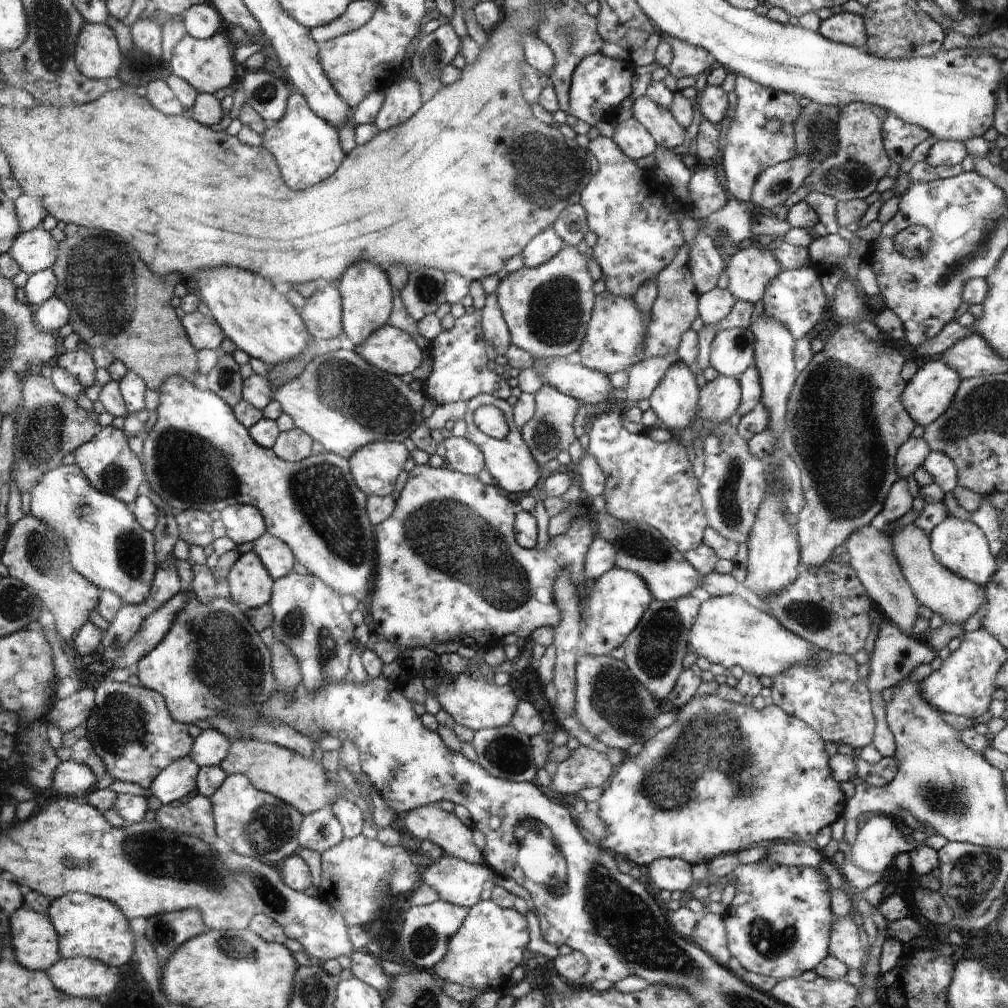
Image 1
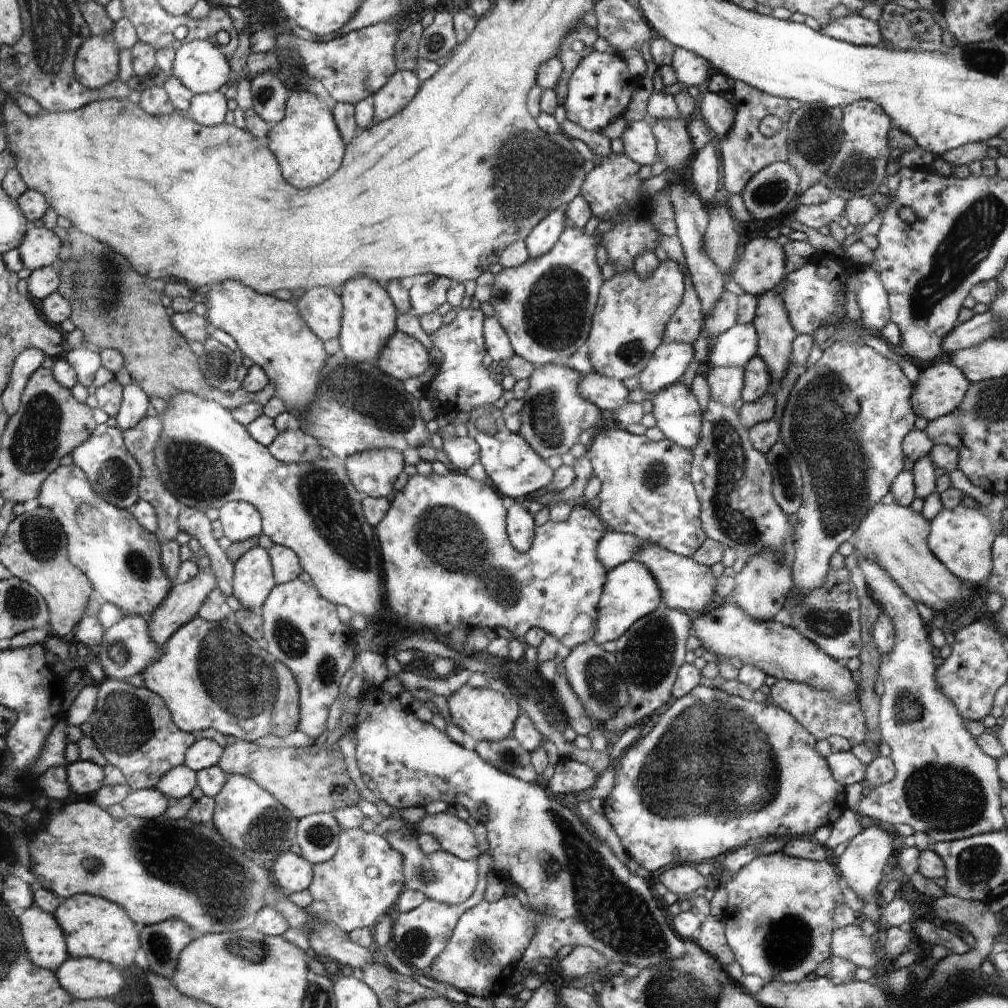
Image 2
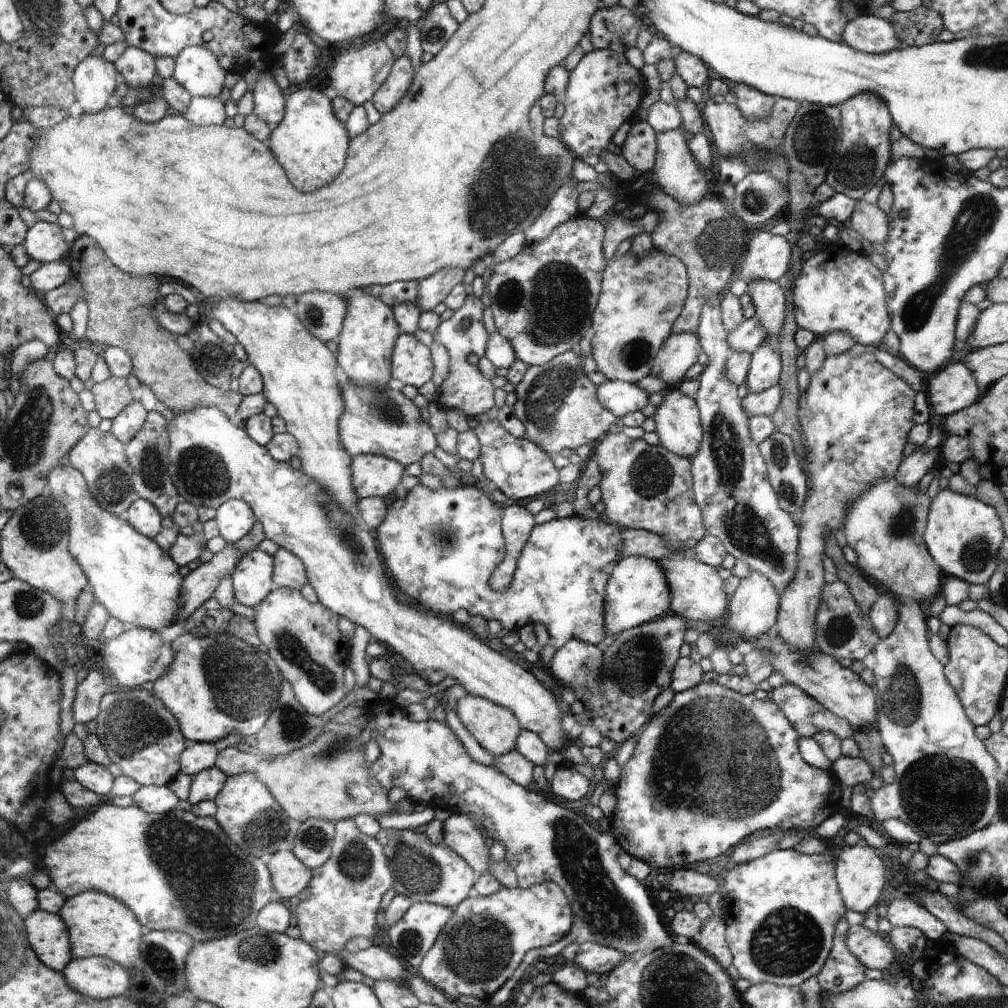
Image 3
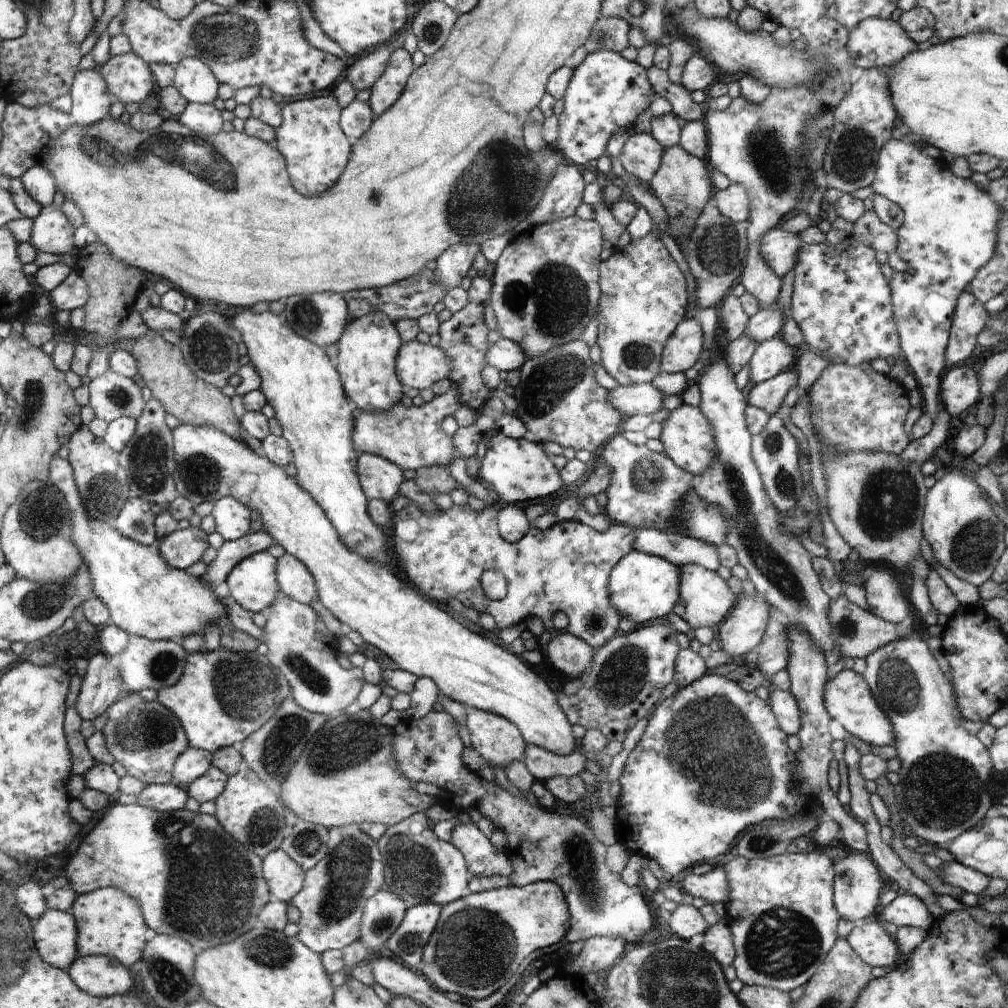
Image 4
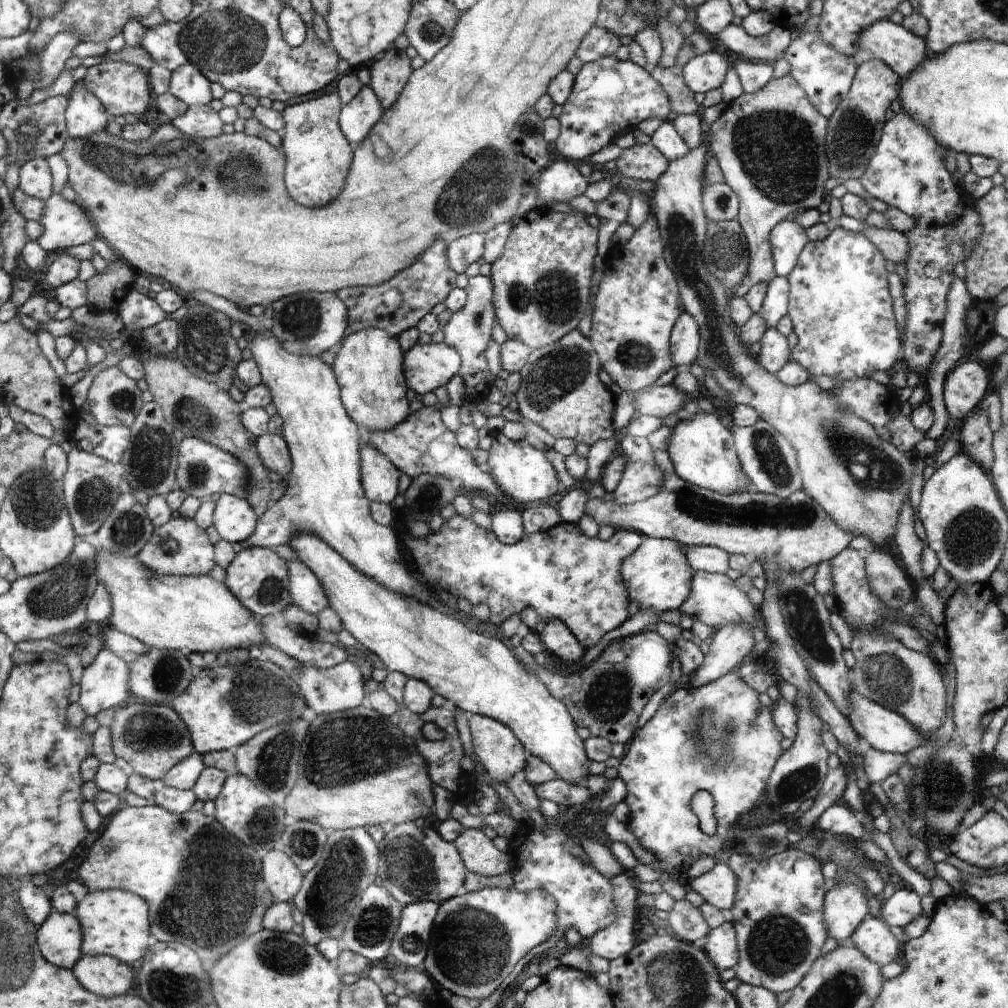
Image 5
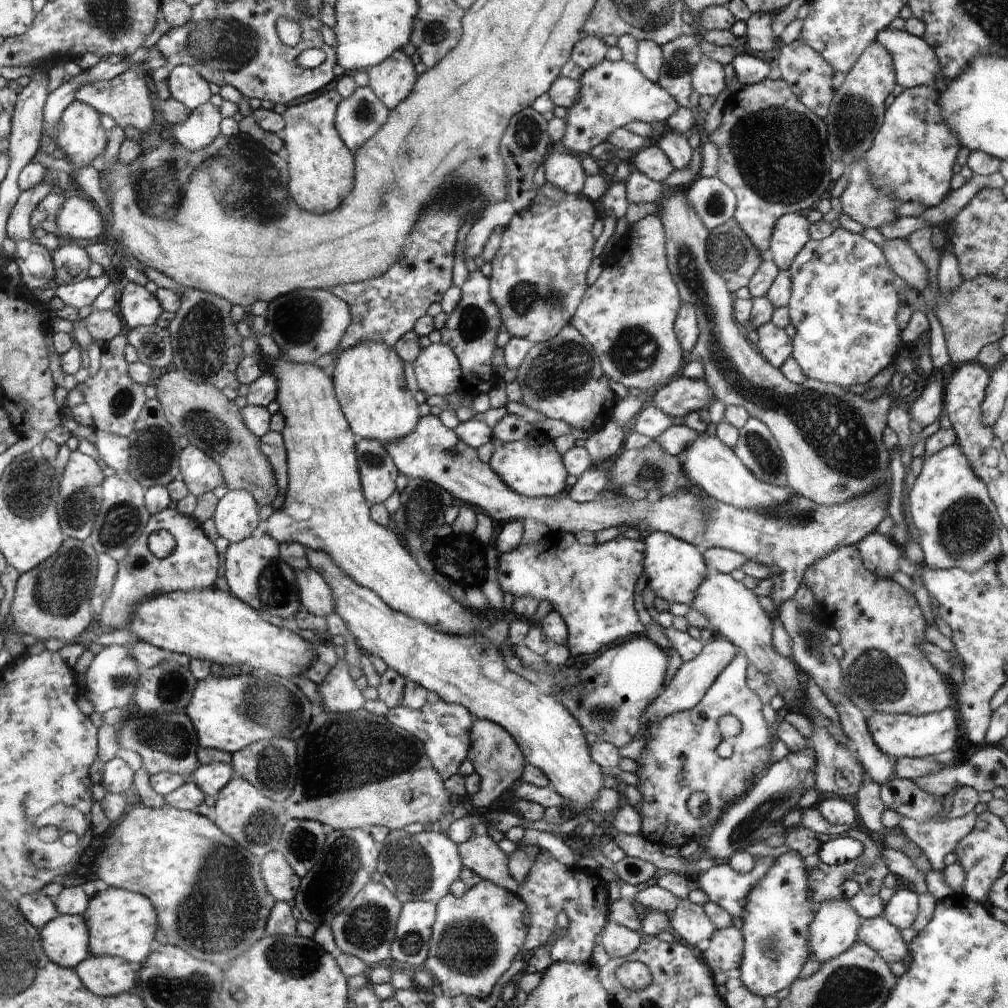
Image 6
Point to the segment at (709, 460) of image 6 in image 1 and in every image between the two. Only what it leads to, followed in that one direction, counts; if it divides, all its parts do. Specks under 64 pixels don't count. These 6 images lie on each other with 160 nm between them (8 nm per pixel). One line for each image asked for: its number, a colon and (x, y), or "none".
1: (675, 401)
2: (678, 415)
3: (678, 422)
4: (687, 436)
5: (701, 449)

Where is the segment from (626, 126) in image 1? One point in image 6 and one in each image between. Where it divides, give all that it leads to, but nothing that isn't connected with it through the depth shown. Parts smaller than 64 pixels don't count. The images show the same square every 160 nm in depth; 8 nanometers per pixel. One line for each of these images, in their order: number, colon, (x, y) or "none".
2: (640, 144)
3: (640, 149)
4: (642, 154)
5: (644, 162)
6: (652, 161)

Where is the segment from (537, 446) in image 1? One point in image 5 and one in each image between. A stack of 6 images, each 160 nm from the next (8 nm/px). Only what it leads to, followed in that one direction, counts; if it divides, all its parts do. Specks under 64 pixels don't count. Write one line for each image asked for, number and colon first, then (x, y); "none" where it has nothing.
2: (554, 413)
3: (558, 406)
4: (558, 400)
5: (561, 392)

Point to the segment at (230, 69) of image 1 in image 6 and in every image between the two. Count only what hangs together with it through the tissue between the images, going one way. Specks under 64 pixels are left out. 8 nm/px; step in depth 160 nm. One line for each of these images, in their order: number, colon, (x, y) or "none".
2: (200, 64)
3: (199, 70)
4: (196, 80)
5: (188, 83)
6: (187, 85)

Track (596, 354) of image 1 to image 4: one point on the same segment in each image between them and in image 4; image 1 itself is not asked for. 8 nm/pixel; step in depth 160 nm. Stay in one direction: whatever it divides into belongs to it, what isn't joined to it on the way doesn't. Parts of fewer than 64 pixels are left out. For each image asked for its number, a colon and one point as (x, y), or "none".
2: (630, 319)
3: (641, 299)
4: (644, 298)

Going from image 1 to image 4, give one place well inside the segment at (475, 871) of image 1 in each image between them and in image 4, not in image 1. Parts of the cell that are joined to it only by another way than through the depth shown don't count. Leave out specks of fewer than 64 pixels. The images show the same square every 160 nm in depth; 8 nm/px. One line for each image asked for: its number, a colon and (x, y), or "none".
2: (441, 876)
3: (426, 872)
4: (421, 868)

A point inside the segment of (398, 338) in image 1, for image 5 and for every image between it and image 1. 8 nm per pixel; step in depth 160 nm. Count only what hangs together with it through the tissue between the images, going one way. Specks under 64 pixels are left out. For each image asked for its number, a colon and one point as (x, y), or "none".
2: (403, 357)
3: (411, 364)
4: (419, 365)
5: (427, 367)

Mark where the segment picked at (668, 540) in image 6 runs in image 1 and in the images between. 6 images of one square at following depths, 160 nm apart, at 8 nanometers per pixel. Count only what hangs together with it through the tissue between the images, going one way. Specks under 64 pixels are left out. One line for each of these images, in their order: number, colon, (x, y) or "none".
1: (614, 604)
2: (630, 592)
3: (638, 591)
4: (643, 587)
5: (658, 576)

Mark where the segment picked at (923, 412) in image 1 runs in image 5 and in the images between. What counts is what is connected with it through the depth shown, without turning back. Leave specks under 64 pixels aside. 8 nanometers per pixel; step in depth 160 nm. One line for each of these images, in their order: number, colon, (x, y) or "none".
2: (939, 388)
3: (954, 387)
4: (960, 390)
5: (965, 387)

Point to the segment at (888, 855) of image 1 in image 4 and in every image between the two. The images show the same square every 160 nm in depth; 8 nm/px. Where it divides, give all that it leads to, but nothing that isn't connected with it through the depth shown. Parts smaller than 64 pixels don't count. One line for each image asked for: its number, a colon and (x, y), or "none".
2: (861, 865)
3: (859, 869)
4: (857, 883)

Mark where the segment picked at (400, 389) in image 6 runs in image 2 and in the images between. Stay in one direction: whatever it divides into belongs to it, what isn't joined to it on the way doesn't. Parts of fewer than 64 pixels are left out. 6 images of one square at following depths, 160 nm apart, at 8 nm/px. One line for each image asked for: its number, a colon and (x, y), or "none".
2: (369, 317)
3: (365, 345)
4: (366, 351)
5: (369, 364)

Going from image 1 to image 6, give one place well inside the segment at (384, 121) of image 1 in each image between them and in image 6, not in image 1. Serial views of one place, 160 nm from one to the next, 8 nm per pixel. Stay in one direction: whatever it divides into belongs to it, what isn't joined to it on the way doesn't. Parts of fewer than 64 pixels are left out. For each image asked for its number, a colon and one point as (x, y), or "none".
2: (401, 90)
3: (388, 96)
4: (387, 91)
5: (389, 74)
6: (392, 80)

